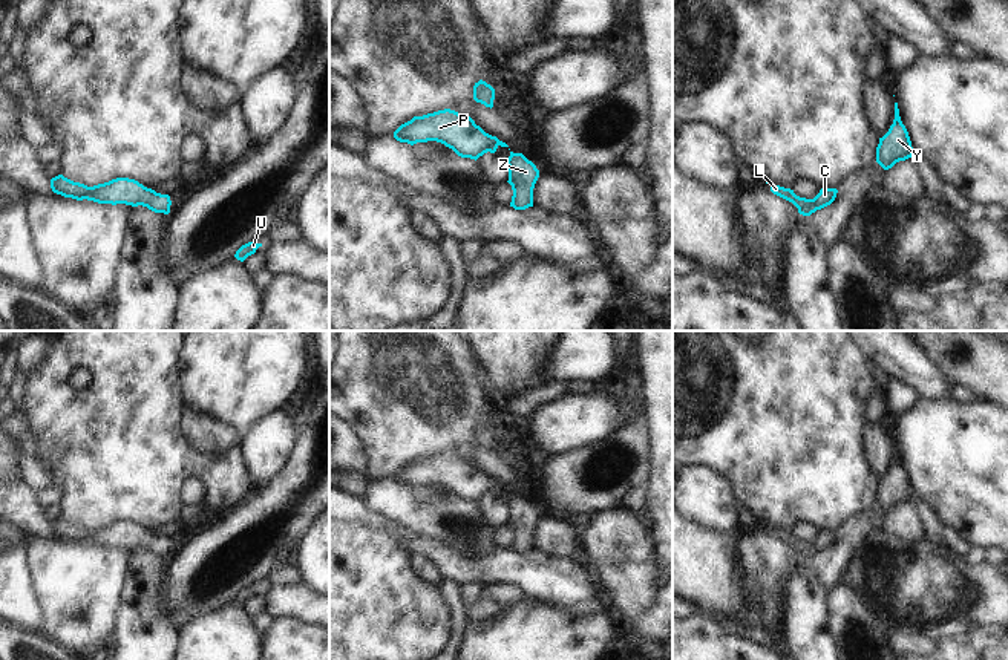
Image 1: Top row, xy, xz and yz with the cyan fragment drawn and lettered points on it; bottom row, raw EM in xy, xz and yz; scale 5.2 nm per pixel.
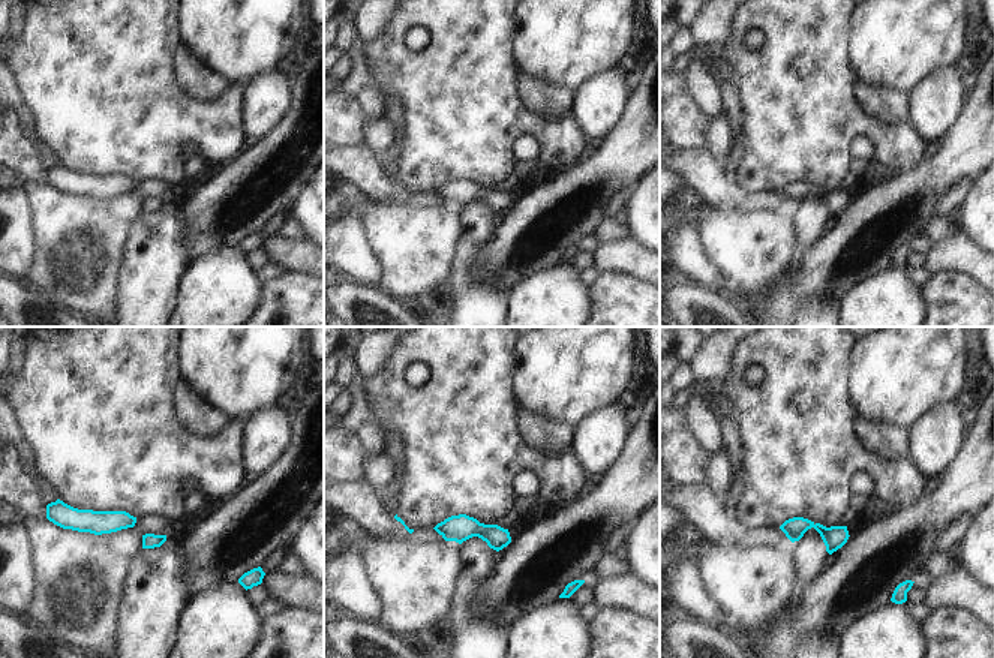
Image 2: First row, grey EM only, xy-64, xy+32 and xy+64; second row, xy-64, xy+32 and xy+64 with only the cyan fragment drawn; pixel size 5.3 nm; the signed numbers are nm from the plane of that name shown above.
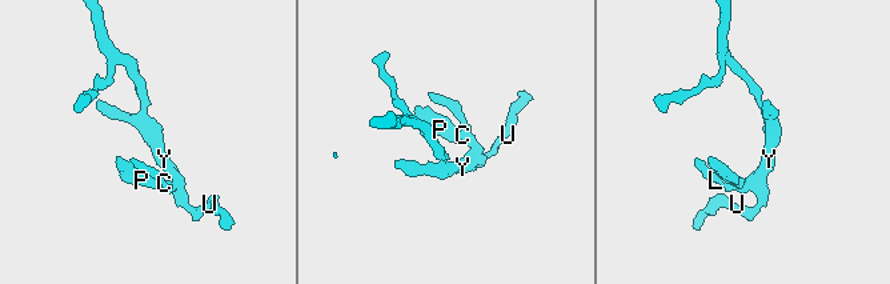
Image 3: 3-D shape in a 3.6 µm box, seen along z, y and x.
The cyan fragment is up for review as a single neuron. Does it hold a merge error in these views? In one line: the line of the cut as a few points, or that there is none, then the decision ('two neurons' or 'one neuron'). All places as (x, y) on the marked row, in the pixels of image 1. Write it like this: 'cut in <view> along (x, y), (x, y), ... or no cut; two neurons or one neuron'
no cut; one neuron

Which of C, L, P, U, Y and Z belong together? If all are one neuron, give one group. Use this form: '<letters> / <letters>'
C L P U Y Z

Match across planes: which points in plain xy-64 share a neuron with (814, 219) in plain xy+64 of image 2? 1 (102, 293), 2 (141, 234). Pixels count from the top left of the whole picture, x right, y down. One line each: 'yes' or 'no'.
1: no
2: yes

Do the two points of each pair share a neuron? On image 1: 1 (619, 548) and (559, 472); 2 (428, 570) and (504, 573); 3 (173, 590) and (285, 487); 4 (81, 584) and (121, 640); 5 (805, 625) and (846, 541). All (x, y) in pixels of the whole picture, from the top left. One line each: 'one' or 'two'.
1: two
2: two
3: one
4: two
5: one

